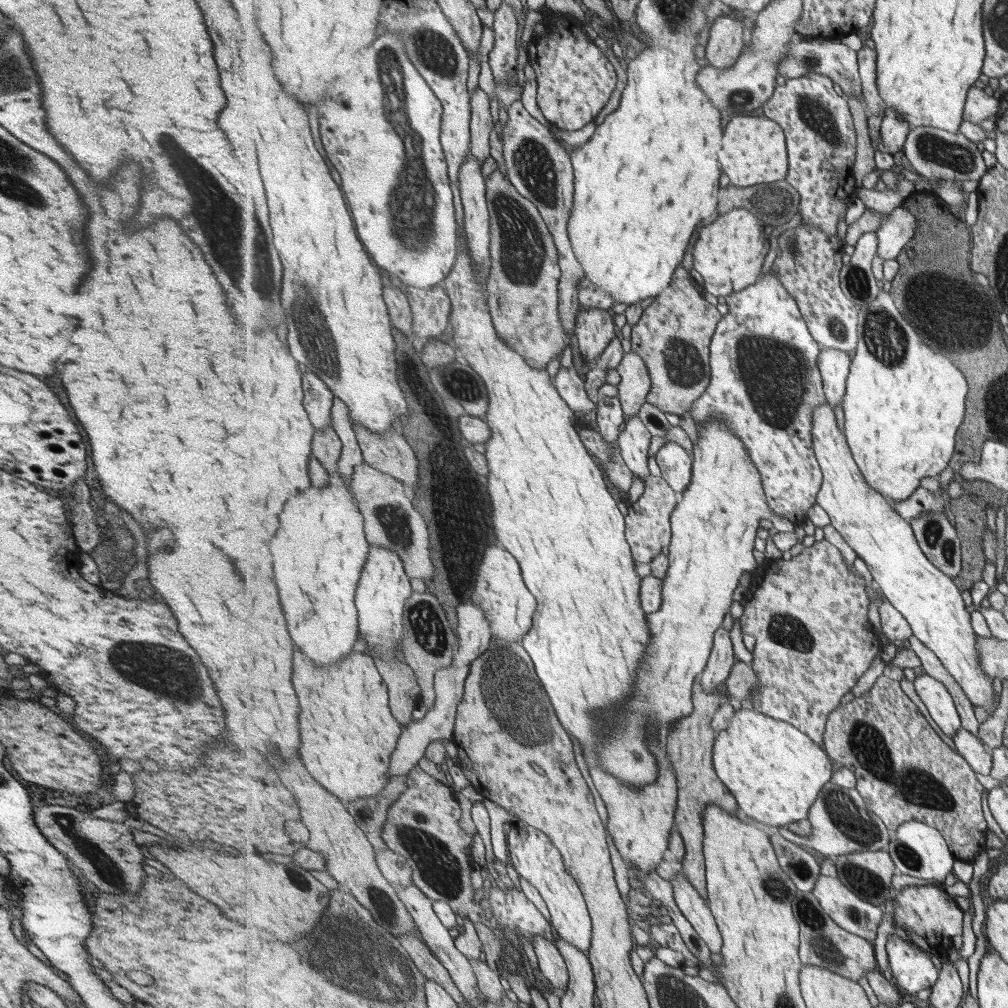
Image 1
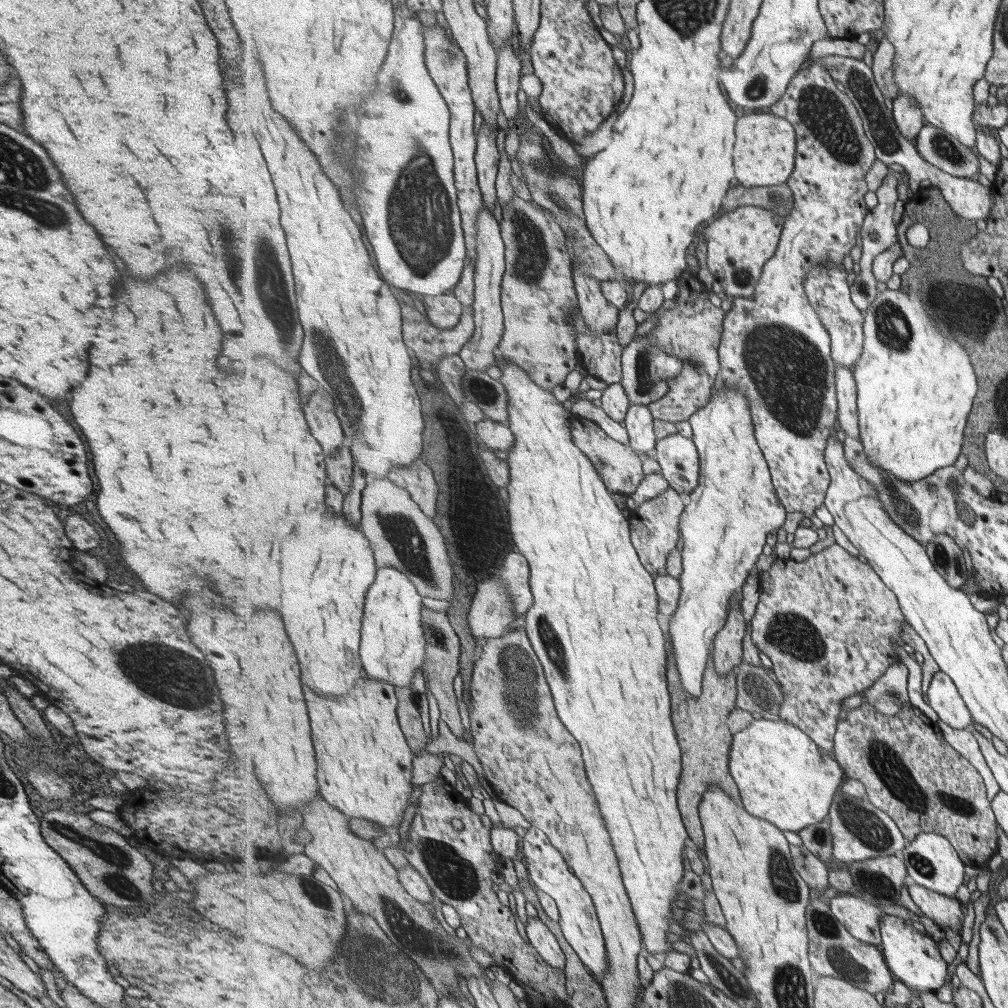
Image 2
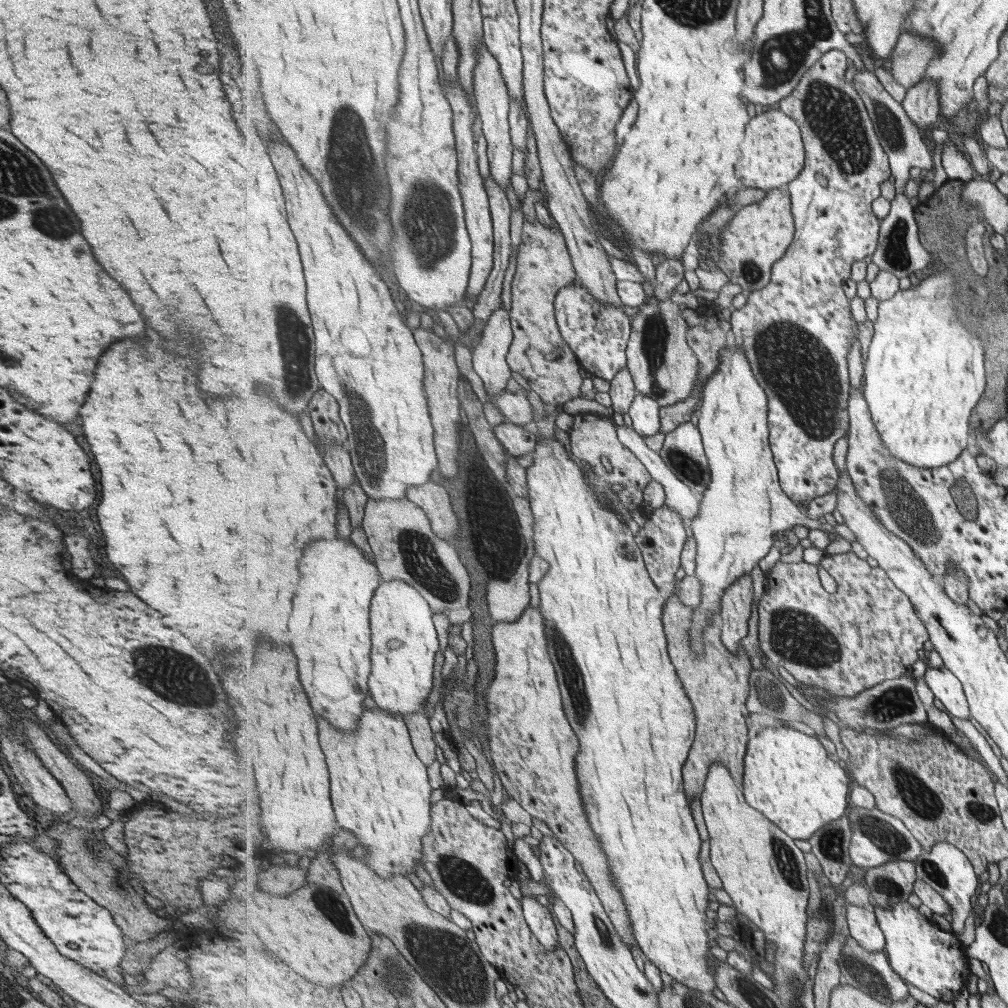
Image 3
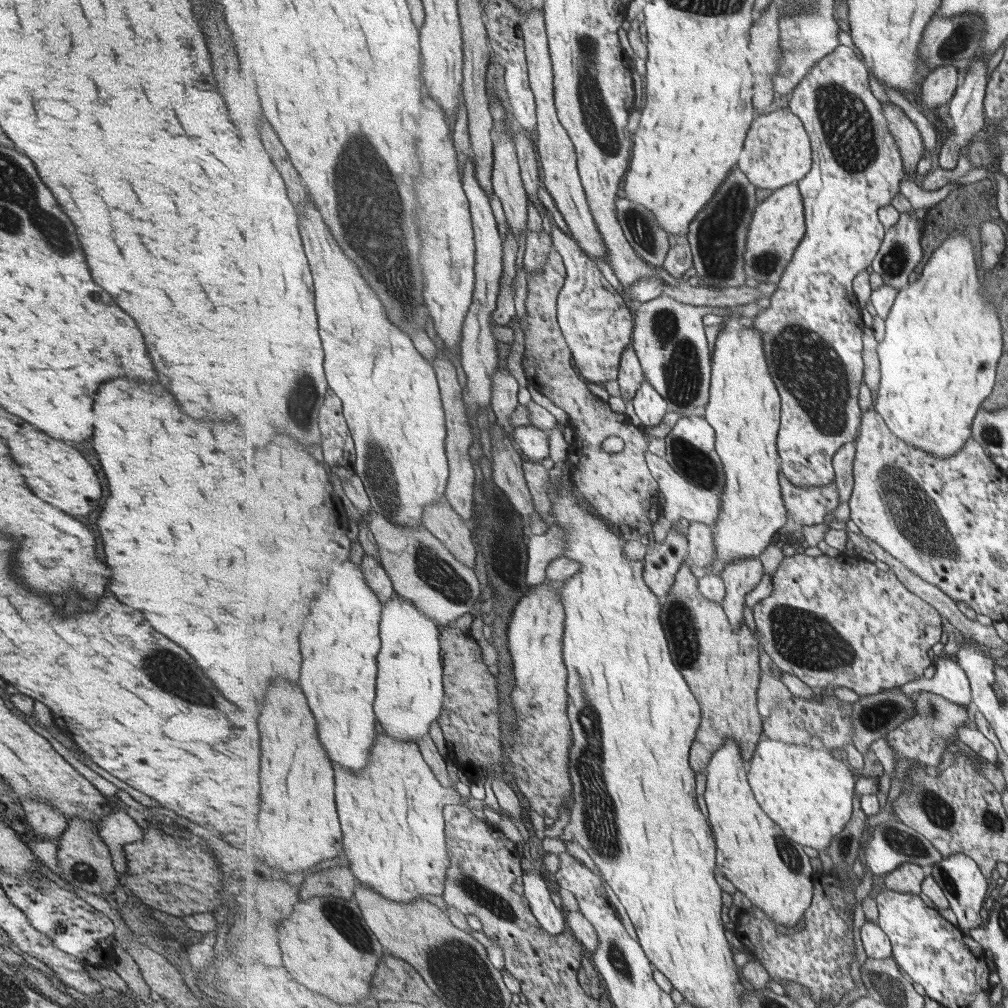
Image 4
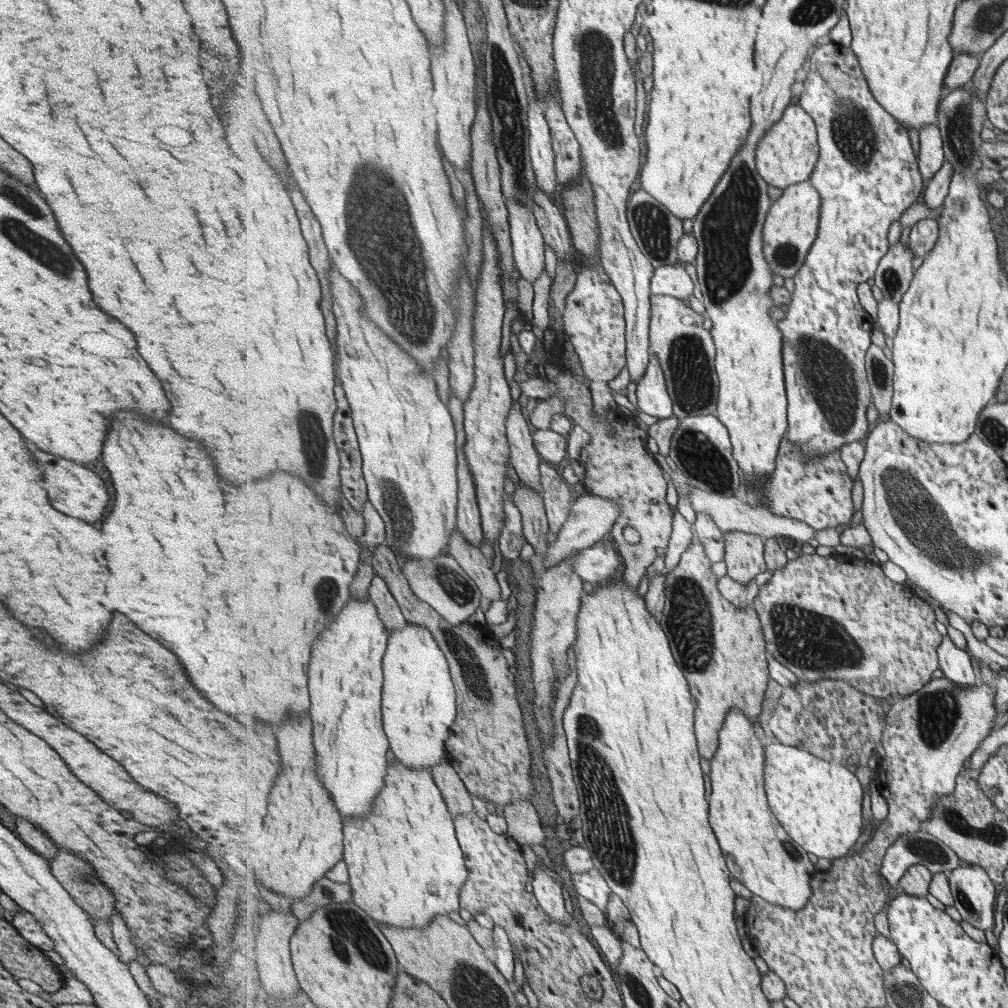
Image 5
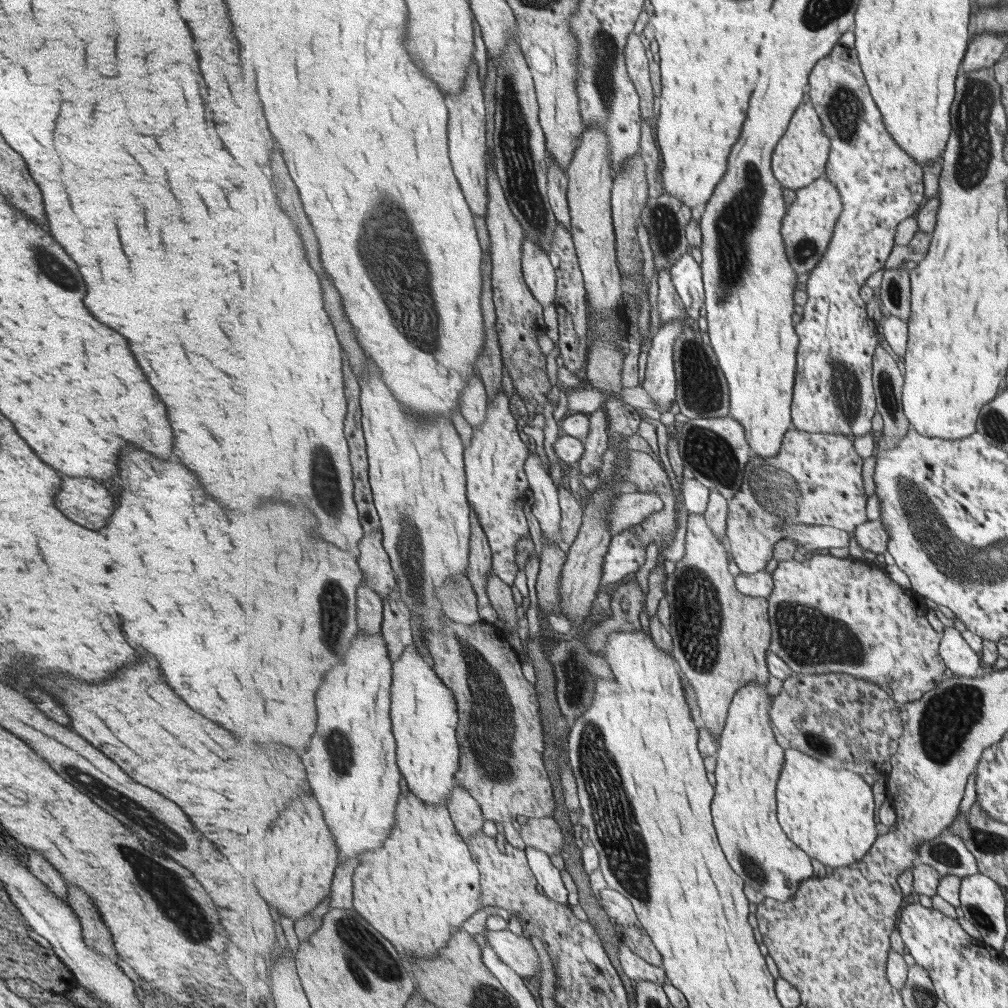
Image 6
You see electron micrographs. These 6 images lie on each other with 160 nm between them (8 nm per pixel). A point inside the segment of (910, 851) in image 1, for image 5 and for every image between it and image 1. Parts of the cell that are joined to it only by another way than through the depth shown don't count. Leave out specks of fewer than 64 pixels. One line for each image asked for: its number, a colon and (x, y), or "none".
2: (932, 861)
3: (946, 868)
4: (966, 887)
5: (974, 891)

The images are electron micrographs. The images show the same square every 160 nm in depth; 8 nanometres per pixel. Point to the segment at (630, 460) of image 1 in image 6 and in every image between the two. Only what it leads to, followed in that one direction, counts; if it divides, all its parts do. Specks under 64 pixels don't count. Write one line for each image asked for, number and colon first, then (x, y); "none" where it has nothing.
2: (640, 422)
3: (645, 412)
4: (651, 407)
5: (653, 397)
6: (660, 383)

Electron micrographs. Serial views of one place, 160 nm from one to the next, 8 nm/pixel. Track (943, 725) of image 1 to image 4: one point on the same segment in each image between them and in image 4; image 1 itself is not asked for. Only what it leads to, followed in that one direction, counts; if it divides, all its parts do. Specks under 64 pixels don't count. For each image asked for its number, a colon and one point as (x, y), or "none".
2: (943, 696)
3: (945, 685)
4: (950, 680)

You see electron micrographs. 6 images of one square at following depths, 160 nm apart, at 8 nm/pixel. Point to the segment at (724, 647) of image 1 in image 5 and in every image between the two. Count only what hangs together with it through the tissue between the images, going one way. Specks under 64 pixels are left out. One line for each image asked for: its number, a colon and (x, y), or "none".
2: (728, 646)
3: (735, 610)
4: (741, 576)
5: (745, 553)

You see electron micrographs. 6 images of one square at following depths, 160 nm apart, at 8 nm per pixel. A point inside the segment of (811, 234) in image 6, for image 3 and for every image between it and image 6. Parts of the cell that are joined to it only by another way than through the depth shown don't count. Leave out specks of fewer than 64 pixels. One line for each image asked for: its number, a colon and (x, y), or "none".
3: (760, 234)
4: (779, 226)
5: (792, 226)

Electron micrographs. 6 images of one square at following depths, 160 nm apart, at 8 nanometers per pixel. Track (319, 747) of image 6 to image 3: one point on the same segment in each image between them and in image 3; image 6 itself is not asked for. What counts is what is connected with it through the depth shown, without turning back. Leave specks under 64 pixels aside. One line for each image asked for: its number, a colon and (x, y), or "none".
3: (331, 631)
4: (341, 645)
5: (347, 678)

